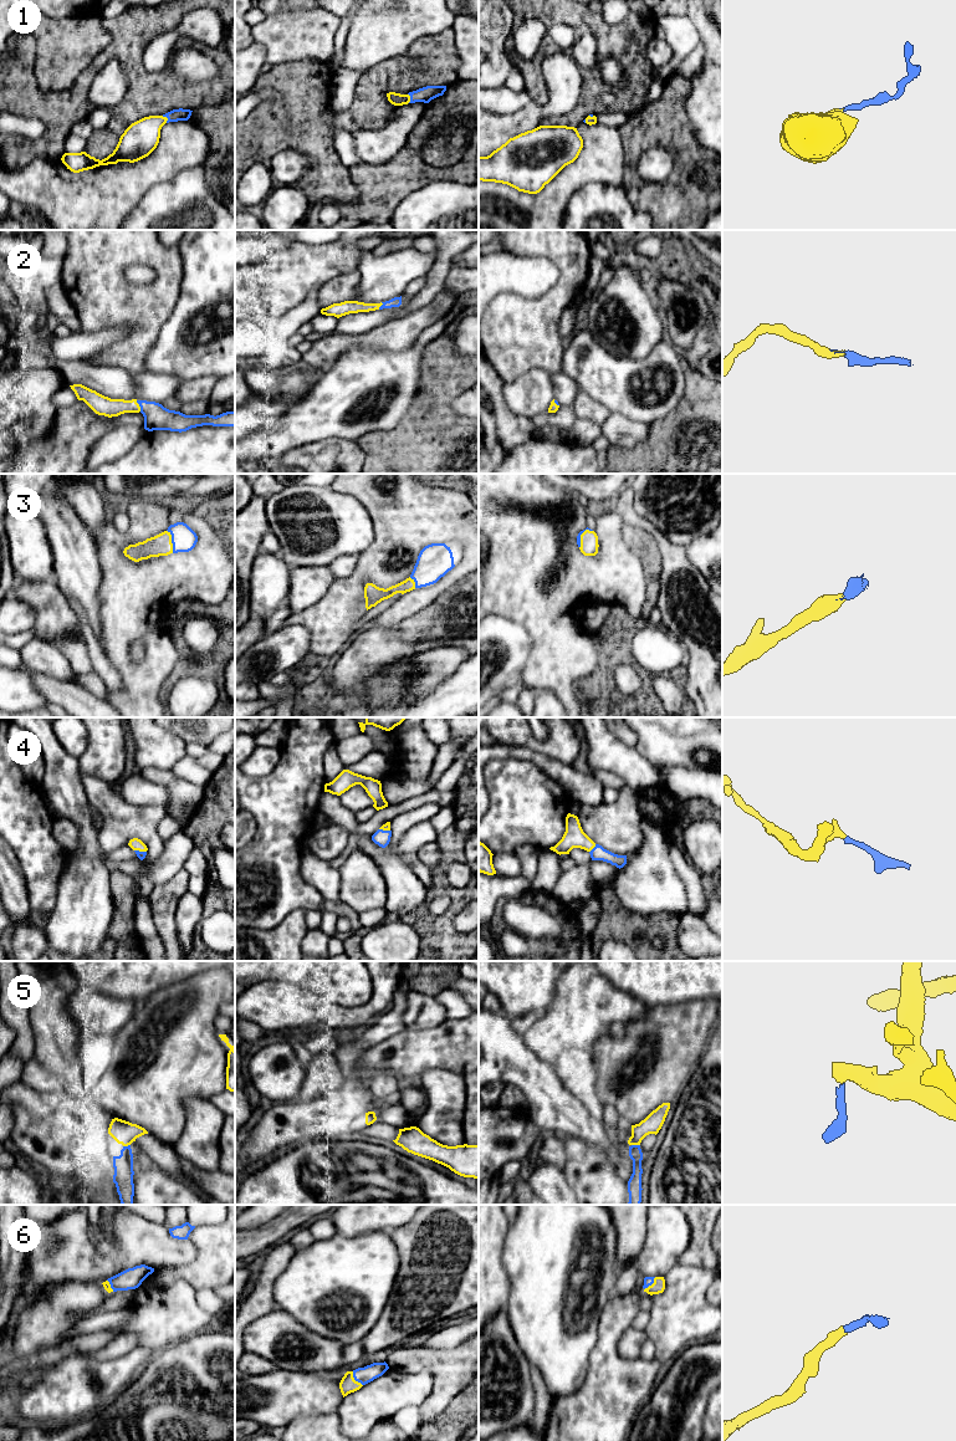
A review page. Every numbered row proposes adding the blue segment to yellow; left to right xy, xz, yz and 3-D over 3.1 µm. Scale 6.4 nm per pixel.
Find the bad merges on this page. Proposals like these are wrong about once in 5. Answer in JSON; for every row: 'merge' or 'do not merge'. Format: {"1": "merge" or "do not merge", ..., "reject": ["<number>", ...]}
{"1": "merge", "2": "merge", "3": "merge", "4": "merge", "5": "merge", "6": "merge", "reject": []}

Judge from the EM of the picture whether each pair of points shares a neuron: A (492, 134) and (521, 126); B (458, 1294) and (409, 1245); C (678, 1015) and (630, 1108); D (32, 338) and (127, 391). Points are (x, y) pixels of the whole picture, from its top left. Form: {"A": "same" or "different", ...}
{"A": "same", "B": "same", "C": "same", "D": "same"}

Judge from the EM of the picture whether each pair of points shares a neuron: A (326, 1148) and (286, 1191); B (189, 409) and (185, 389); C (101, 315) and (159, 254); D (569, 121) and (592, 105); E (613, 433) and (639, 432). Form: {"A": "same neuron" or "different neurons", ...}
{"A": "same neuron", "B": "different neurons", "C": "same neuron", "D": "same neuron", "E": "same neuron"}

